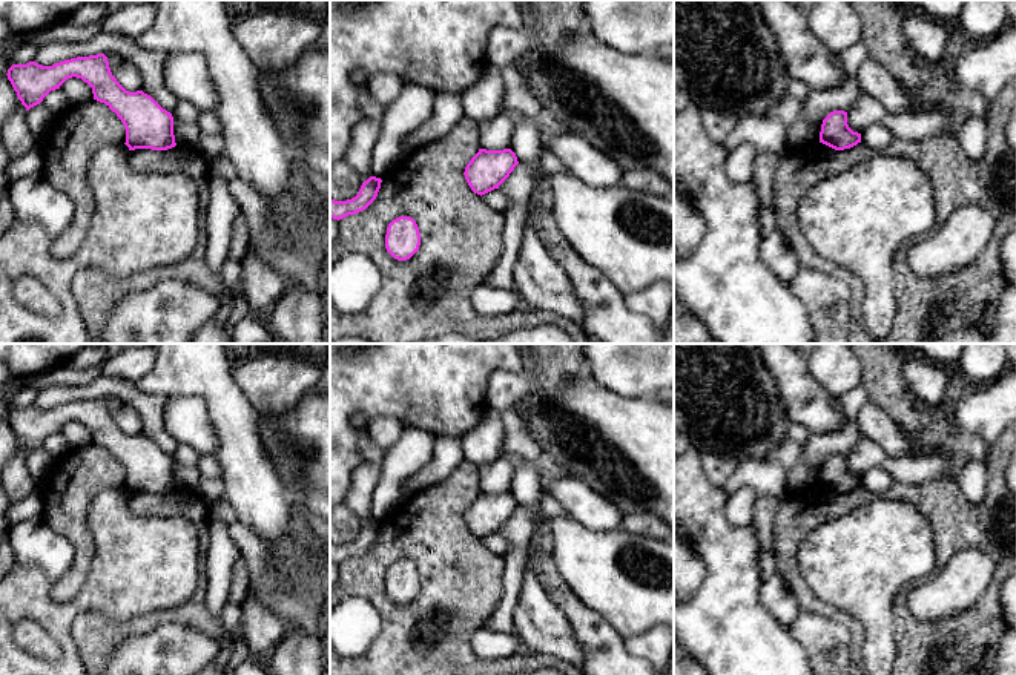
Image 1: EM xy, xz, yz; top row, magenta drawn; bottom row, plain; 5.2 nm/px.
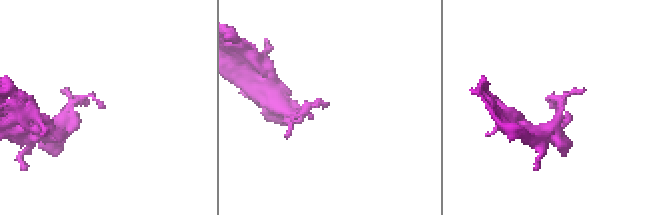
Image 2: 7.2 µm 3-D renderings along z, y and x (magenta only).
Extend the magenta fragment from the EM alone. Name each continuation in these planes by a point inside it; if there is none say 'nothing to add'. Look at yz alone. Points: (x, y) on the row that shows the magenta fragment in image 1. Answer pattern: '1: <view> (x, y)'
nothing to add

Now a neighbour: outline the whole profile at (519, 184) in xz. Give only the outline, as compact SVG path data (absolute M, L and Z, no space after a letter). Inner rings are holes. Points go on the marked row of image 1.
M519 163L510 176L499 186L499 190L510 198L511 206L503 212L505 230L502 256L483 281L491 287L514 288L513 268L522 247L523 227L528 222L529 198L539 170L542 170L540 163L533 166Z

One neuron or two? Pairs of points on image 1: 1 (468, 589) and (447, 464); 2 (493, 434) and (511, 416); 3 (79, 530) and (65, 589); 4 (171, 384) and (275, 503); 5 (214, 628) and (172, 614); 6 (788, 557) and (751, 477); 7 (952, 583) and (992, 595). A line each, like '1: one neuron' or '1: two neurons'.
1: two neurons
2: two neurons
3: one neuron
4: one neuron
5: one neuron
6: two neurons
7: two neurons

